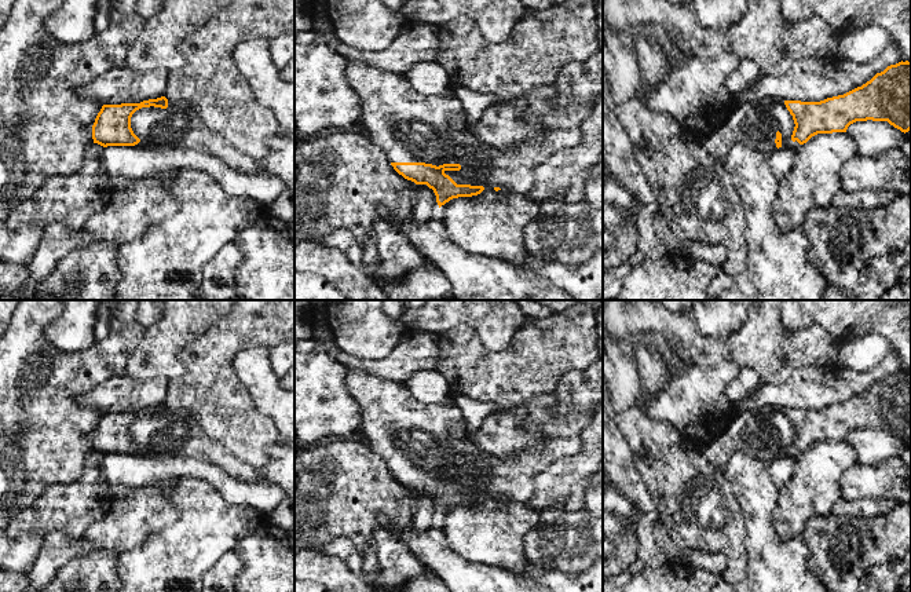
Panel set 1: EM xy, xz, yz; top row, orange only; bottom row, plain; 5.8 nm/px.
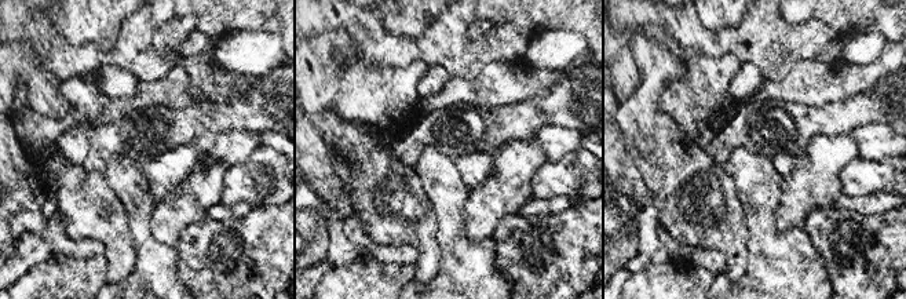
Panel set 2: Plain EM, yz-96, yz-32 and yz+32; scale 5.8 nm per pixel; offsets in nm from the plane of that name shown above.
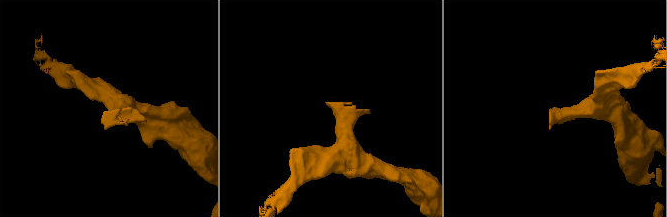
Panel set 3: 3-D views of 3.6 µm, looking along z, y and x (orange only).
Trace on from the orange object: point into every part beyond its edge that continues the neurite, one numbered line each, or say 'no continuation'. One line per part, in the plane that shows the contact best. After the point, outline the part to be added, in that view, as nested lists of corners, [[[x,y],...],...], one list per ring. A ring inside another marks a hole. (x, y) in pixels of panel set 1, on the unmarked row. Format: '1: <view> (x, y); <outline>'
1: xz (409, 435); [[[347,368],[345,387],[361,409],[359,436],[391,471],[460,472],[460,479],[444,479],[457,493],[483,494],[480,503],[509,500],[527,503],[535,494],[534,476],[559,460],[577,456],[582,438],[541,438],[533,447],[509,457],[480,450],[467,439],[468,428],[458,406],[451,401],[418,402],[405,384],[383,380],[363,370]]]

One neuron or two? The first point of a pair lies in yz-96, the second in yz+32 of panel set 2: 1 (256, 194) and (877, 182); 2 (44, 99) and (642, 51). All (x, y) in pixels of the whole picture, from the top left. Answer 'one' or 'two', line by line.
1: one
2: two

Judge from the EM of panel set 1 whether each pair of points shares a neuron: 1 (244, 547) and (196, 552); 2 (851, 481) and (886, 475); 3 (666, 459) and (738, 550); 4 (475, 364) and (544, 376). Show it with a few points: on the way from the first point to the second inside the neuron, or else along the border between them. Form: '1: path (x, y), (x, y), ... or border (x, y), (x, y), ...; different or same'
1: border (258, 526), (233, 548); different
2: path (859, 481), (878, 481); same
3: path (681, 482), (684, 497), (714, 530); same
4: path (491, 375), (527, 375); same

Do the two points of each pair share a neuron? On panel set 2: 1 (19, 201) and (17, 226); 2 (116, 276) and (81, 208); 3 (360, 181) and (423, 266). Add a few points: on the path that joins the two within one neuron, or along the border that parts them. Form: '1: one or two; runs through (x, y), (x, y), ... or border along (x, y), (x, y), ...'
1: two; border along (39, 210), (19, 211), (14, 217)
2: one; runs through (116, 259), (116, 243), (98, 225)
3: one; runs through (382, 201), (423, 244)

